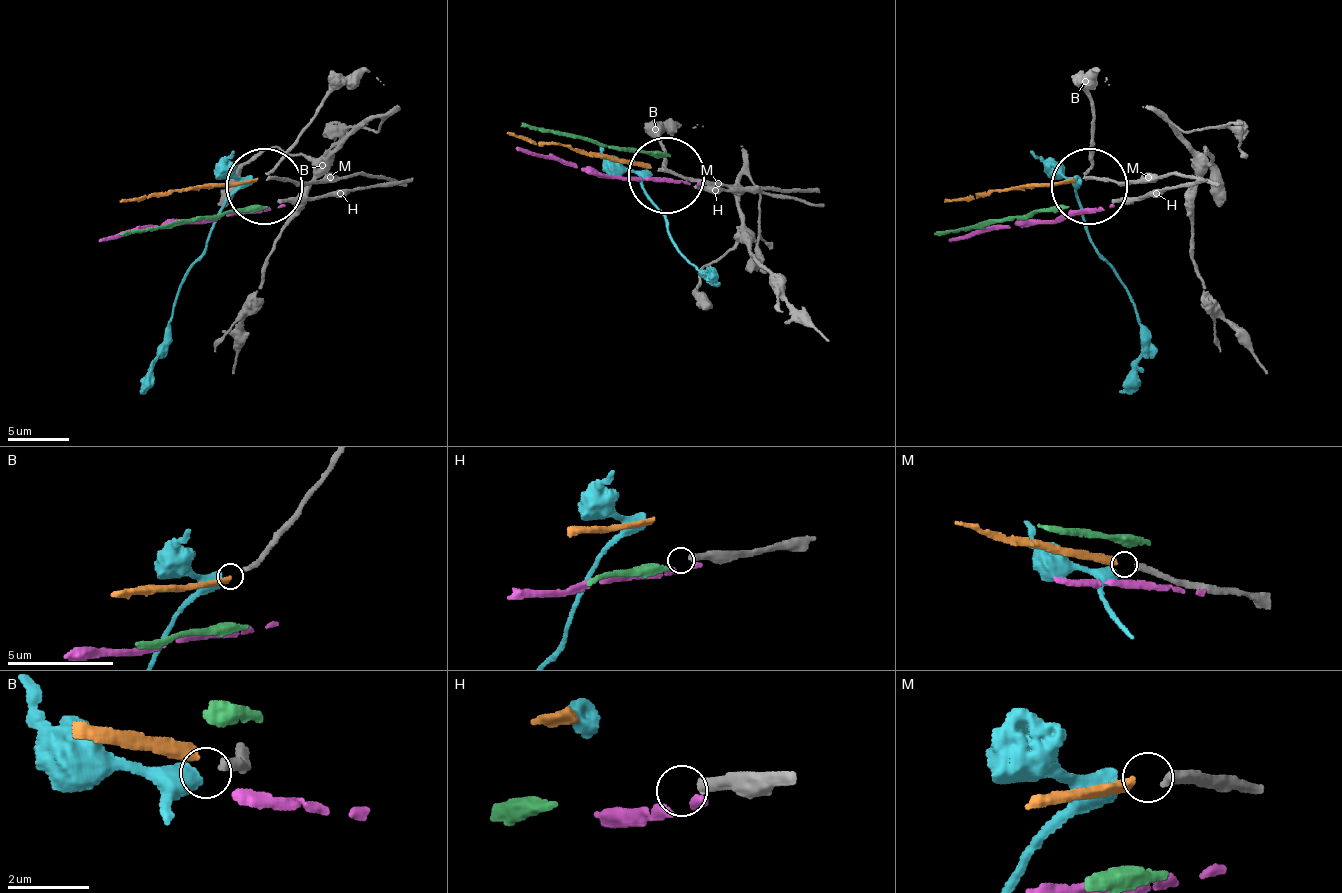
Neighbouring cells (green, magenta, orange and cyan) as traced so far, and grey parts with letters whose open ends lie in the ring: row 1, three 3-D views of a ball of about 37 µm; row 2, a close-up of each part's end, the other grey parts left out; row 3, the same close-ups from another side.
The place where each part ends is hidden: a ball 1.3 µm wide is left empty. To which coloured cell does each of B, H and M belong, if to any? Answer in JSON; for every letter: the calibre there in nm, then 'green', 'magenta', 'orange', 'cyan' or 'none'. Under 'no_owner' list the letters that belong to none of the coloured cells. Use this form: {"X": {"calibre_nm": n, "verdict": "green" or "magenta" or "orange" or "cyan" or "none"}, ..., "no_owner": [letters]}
{"B": {"calibre_nm": 220, "verdict": "cyan"}, "H": {"calibre_nm": 280, "verdict": "none"}, "M": {"calibre_nm": 280, "verdict": "orange"}, "no_owner": ["H"]}

